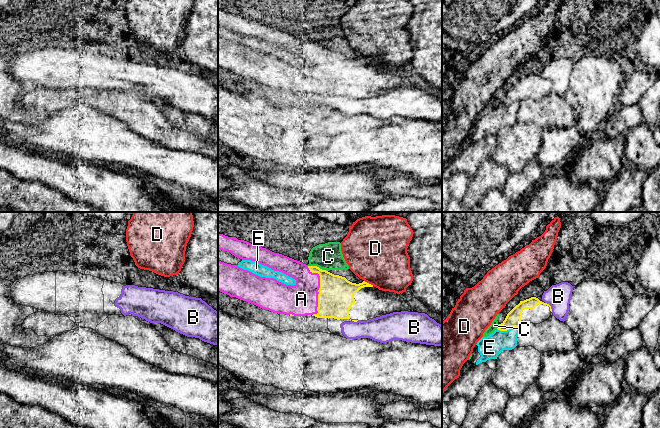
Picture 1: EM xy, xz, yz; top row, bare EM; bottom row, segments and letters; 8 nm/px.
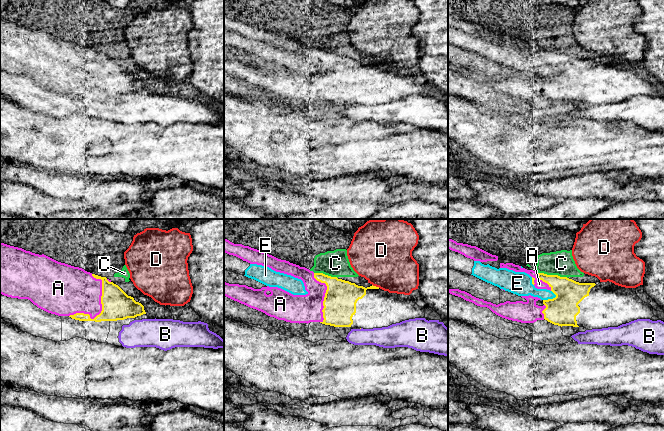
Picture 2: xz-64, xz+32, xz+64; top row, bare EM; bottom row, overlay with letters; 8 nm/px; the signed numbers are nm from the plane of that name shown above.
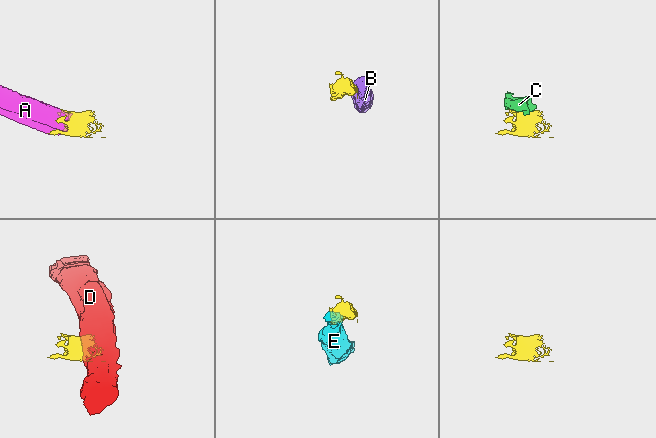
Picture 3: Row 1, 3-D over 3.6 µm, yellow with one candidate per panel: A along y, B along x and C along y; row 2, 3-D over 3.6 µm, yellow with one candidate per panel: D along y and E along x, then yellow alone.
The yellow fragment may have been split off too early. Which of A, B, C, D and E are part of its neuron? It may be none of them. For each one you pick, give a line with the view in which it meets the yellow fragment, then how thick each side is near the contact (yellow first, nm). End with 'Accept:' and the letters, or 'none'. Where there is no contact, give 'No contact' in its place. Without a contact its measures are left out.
A: Touches yellow in xz. Thickness 280 nm (yellow) against 260 nm
Accept: A

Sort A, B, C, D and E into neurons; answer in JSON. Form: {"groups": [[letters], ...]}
{"groups": [["A"], ["B"], ["C", "E"], ["D"]]}

